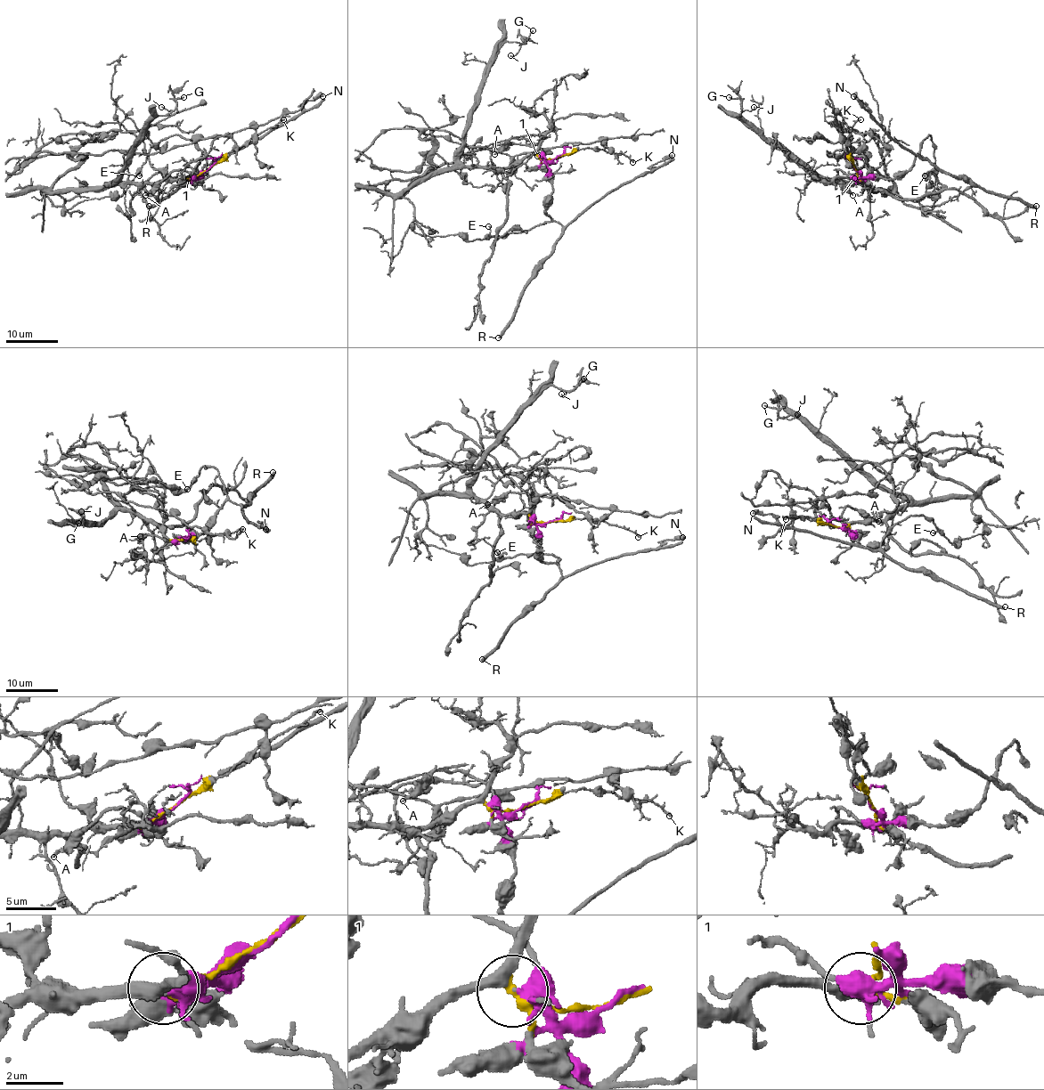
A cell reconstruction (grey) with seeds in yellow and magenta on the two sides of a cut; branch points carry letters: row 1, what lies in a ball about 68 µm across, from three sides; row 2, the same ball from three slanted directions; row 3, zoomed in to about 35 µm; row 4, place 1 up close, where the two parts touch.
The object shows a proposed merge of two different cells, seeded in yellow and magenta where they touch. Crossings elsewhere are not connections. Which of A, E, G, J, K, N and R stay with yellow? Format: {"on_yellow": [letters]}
{"on_yellow": ["G", "J", "K"]}

